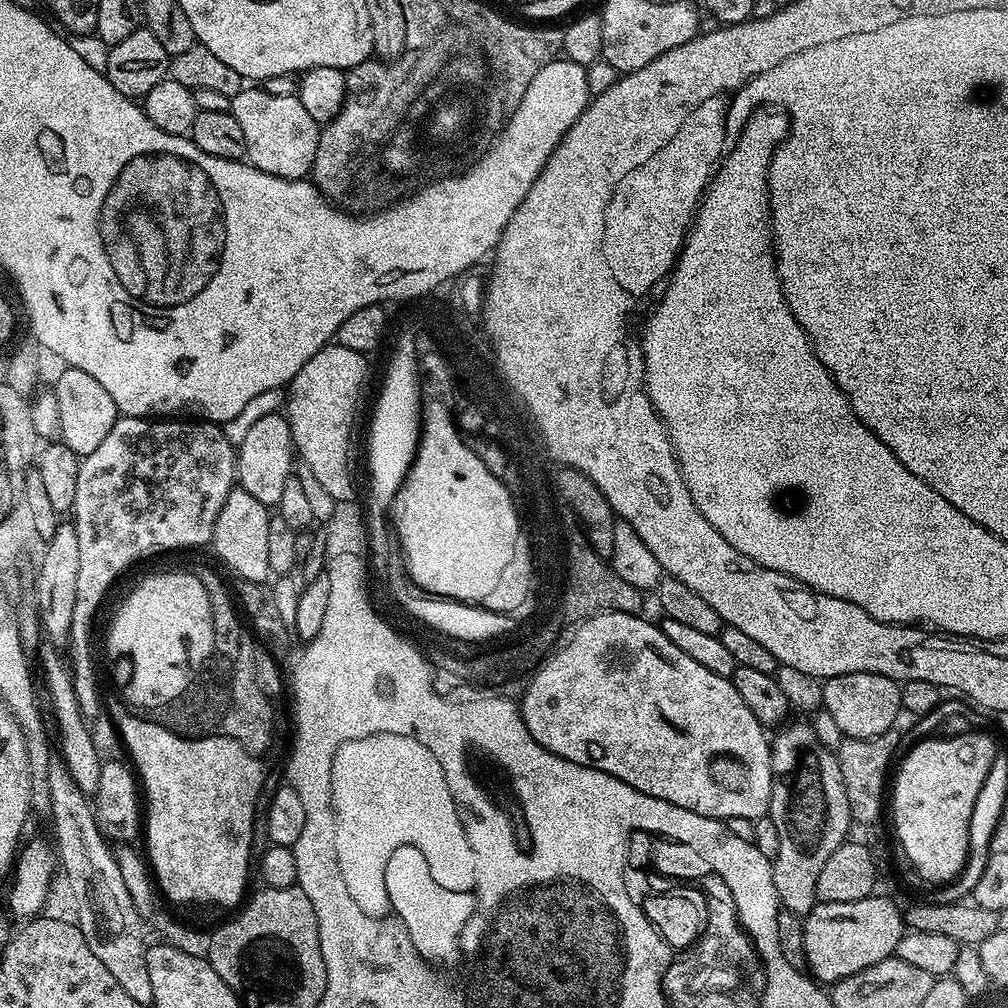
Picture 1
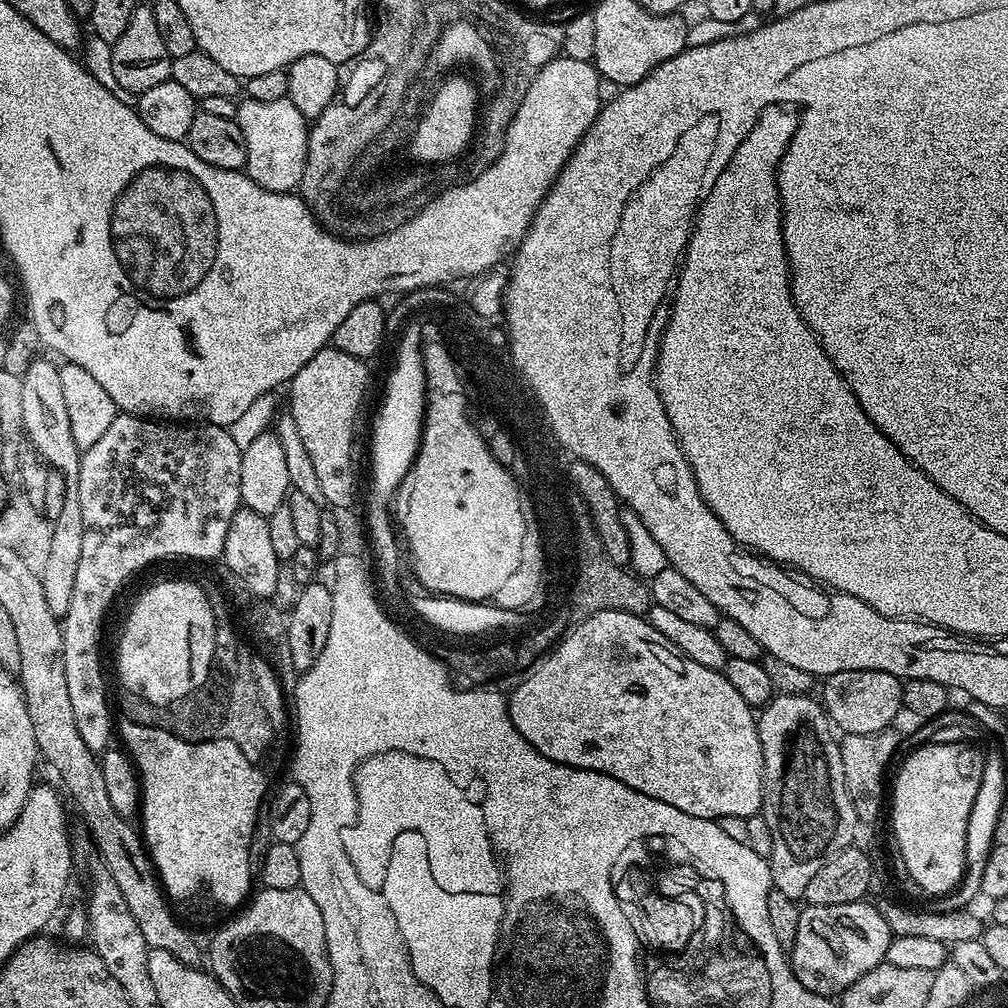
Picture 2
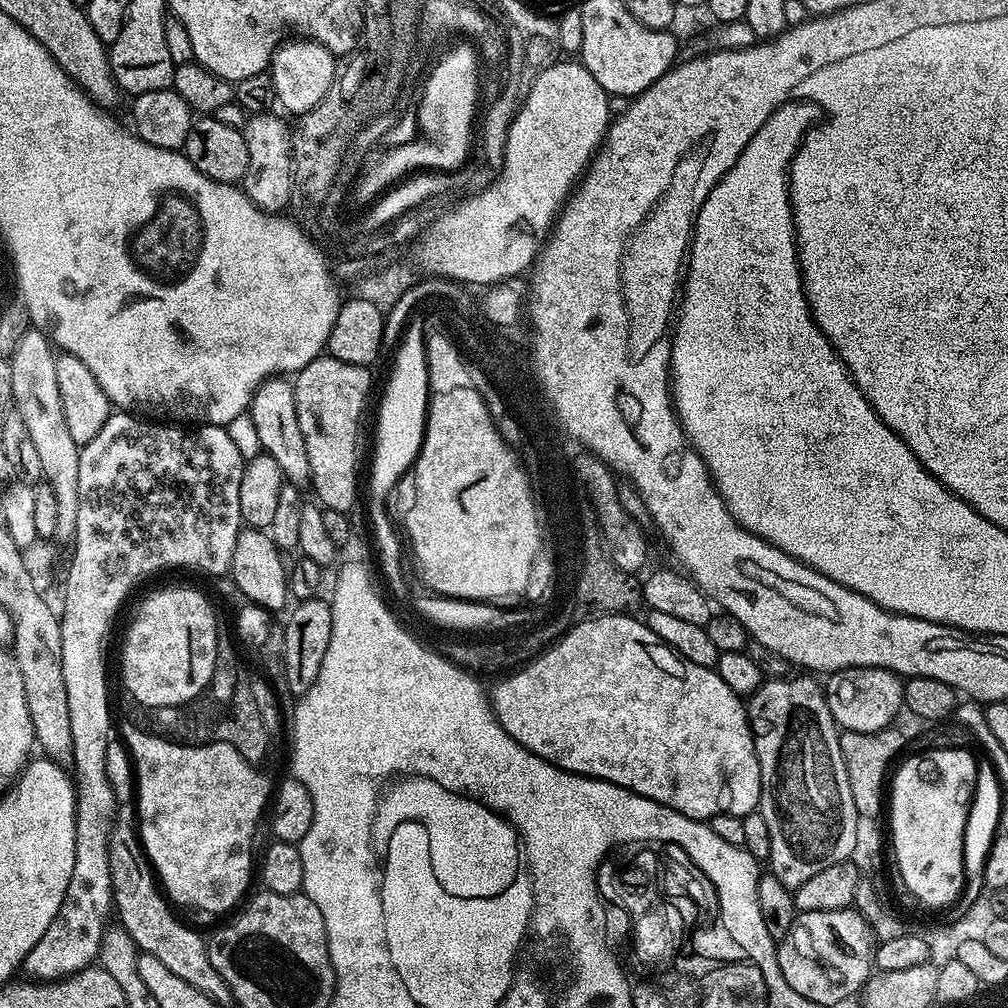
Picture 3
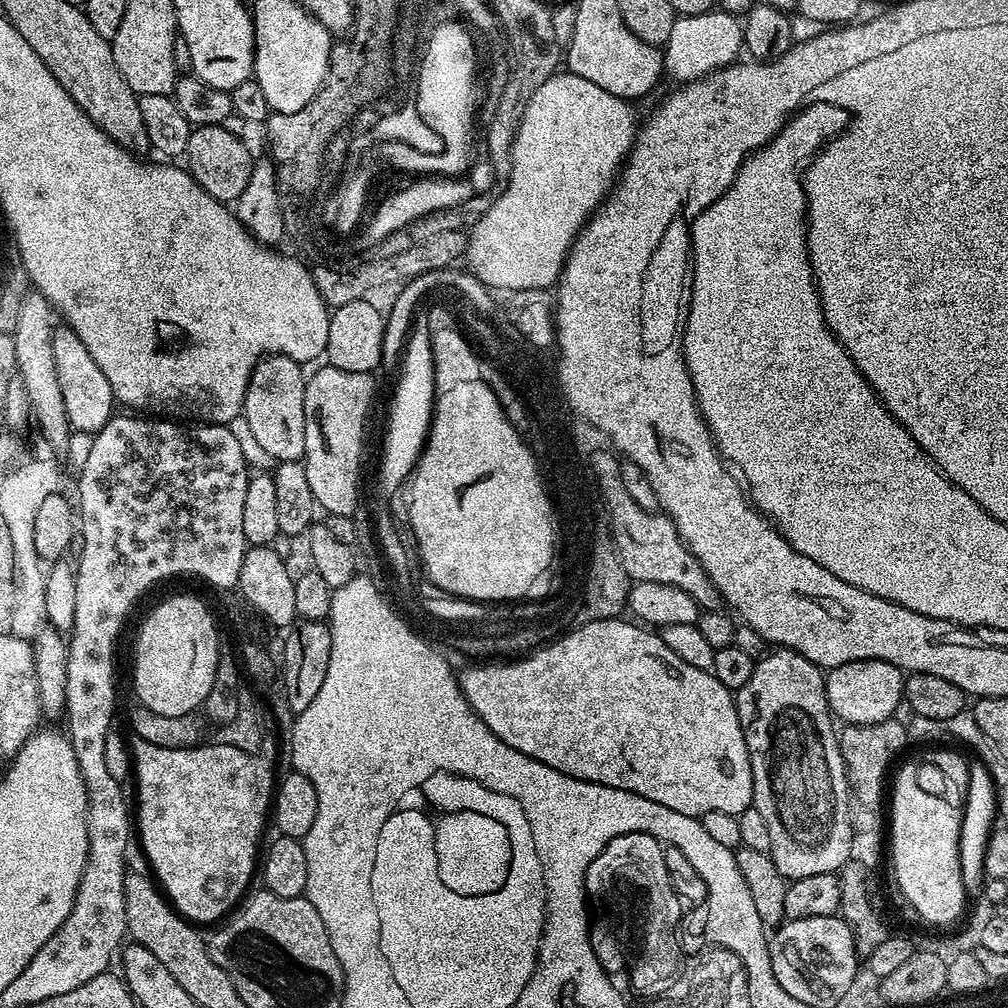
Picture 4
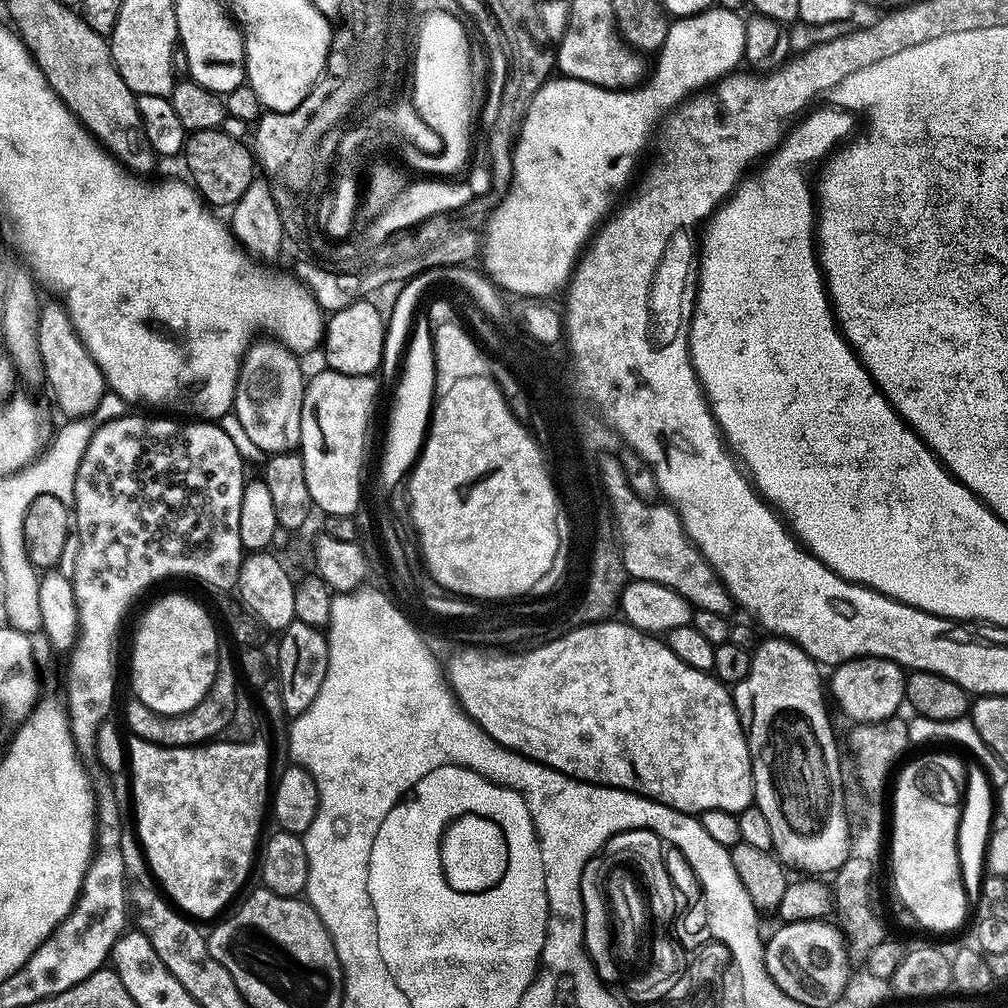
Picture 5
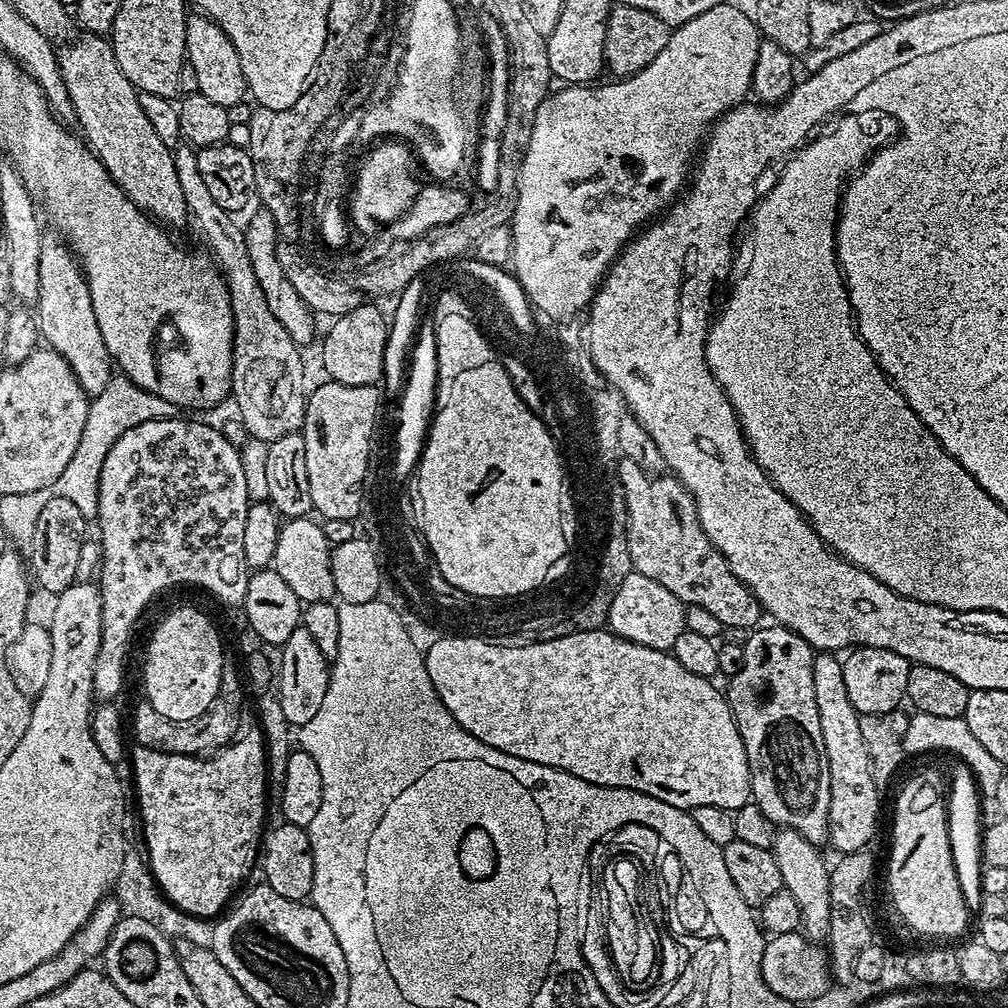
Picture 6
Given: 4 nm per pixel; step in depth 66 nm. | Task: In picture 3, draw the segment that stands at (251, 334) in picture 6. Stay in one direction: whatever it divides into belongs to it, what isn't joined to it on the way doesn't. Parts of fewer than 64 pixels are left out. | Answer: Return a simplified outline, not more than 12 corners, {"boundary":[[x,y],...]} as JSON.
{"boundary":[[263,380],[250,415],[285,481],[312,478],[293,381]]}

